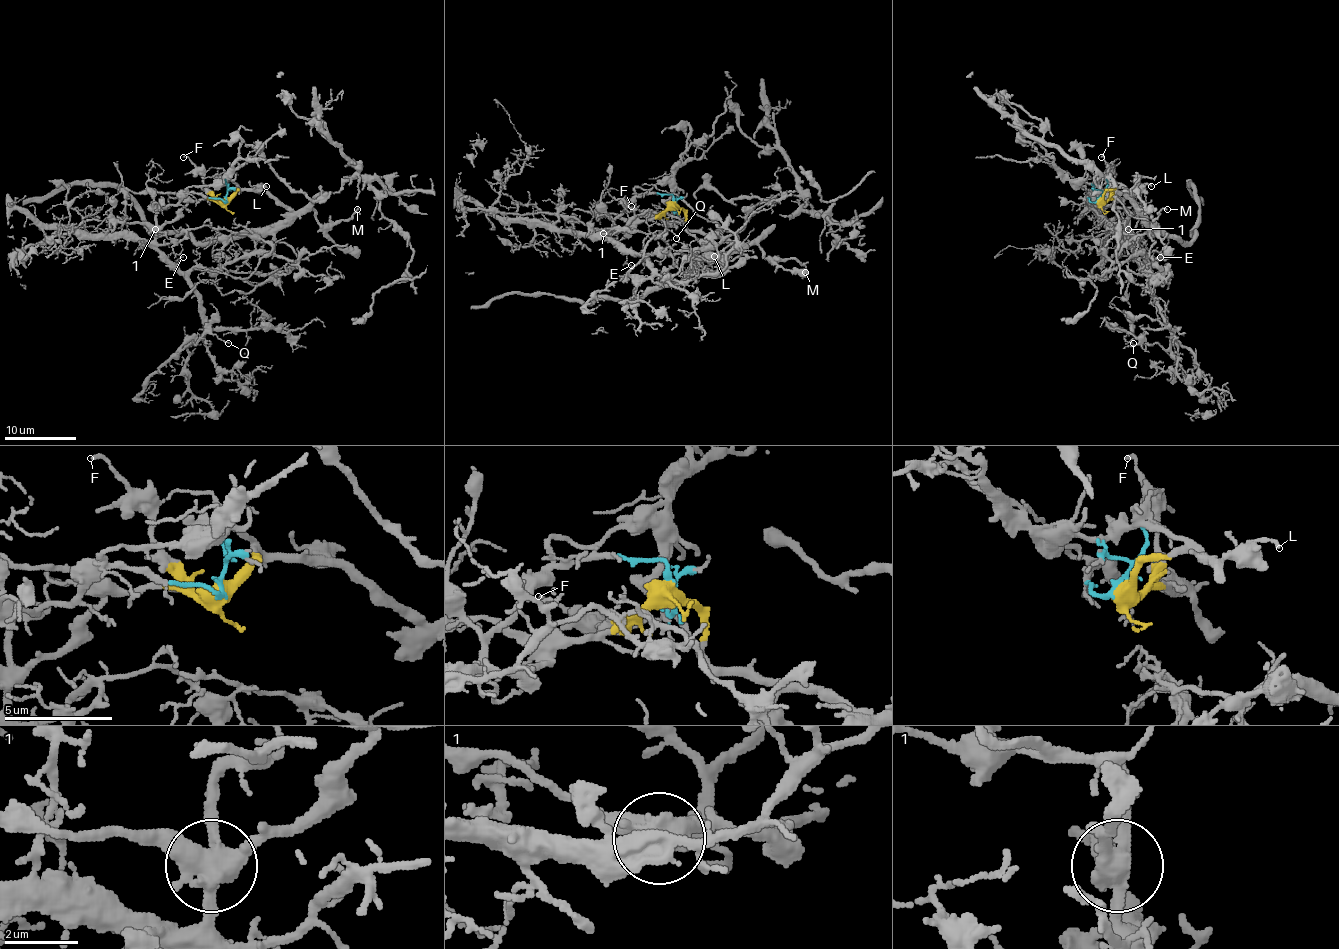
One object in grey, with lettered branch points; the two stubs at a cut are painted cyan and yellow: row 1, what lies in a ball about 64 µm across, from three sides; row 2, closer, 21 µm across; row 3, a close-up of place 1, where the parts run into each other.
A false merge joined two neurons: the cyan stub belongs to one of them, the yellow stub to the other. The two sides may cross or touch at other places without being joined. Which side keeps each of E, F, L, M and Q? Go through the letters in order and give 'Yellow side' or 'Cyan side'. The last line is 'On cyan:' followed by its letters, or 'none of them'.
E: Cyan side
F: Yellow side
L: Yellow side
M: Yellow side
Q: Cyan side
On cyan: E, Q

